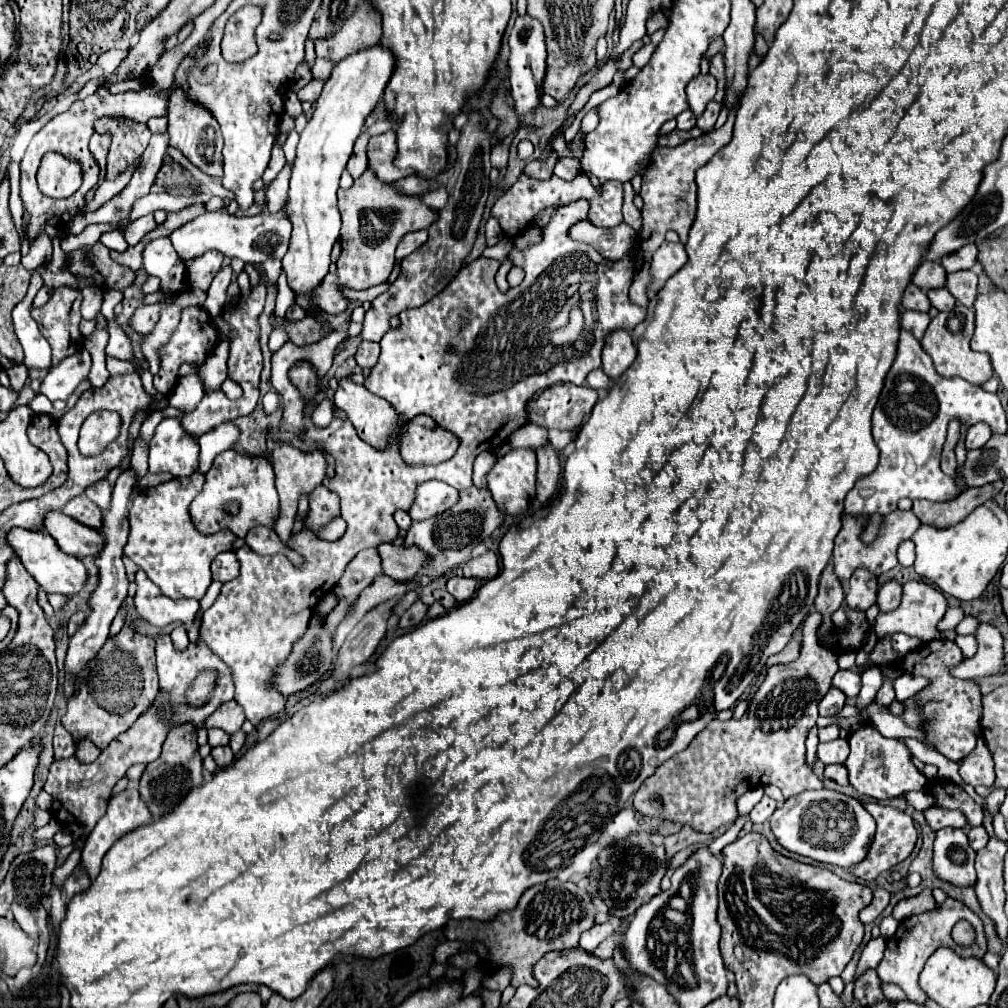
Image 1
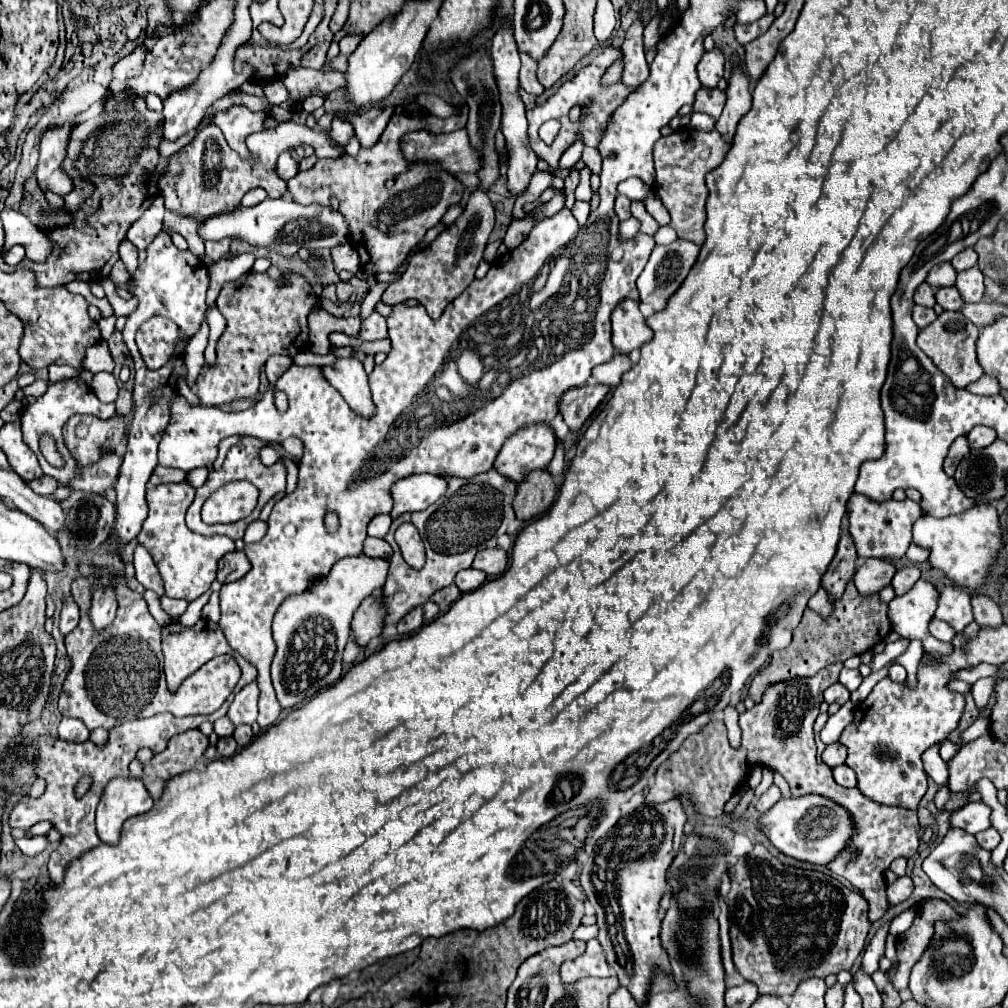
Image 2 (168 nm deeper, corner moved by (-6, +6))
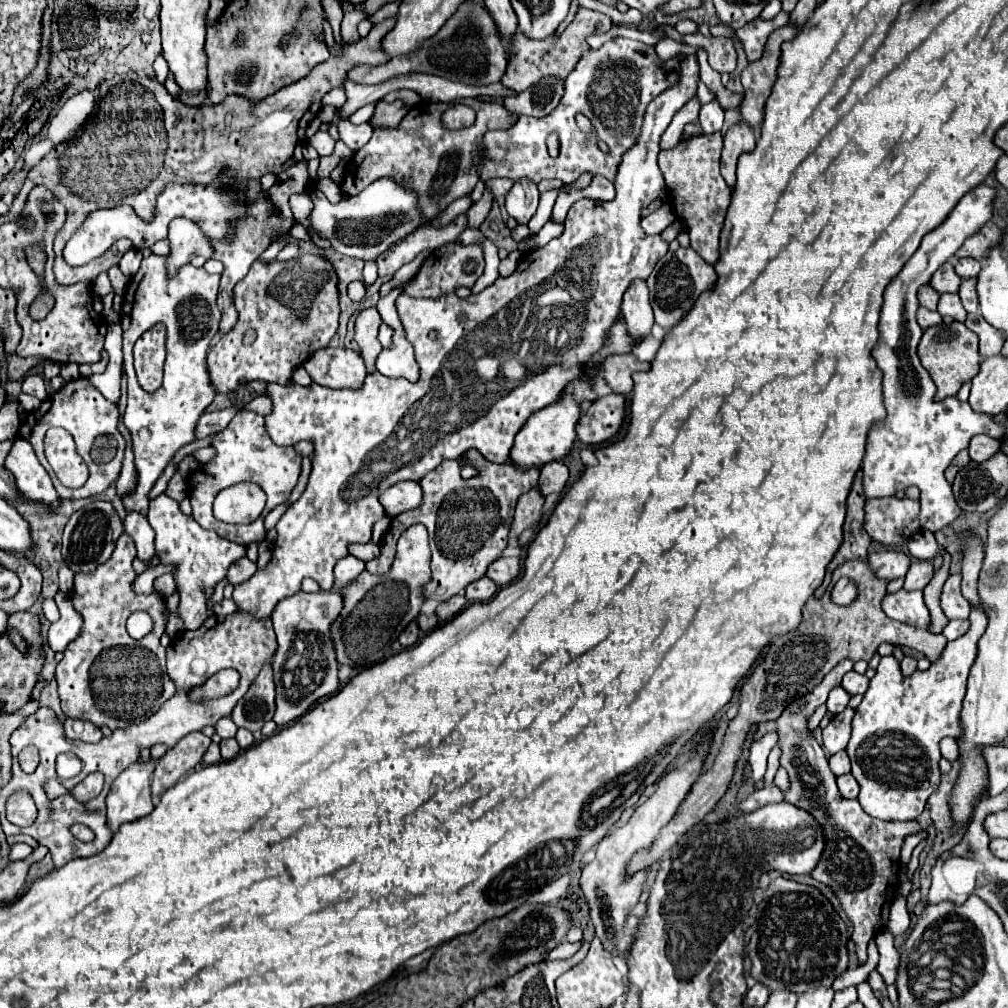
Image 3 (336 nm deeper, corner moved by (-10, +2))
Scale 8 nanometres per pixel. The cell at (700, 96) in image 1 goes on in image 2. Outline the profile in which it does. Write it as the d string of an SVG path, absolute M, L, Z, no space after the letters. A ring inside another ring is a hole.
M715 47L713 51L705 53L697 65L697 73L699 73L699 81L701 85L707 89L717 87L719 79L723 77L723 67L725 67L725 55Z

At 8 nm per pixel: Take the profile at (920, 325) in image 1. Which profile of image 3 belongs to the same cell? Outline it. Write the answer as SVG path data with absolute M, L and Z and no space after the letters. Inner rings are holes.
M919 307L917 311L917 323L921 329L929 329L933 325L941 325L941 315L937 311L929 311L925 307Z

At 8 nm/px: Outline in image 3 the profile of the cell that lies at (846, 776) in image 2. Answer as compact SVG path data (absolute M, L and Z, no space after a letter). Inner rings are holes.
M851 773L837 777L837 787L839 787L841 797L845 797L845 799L857 799L857 795L859 795L859 785Z

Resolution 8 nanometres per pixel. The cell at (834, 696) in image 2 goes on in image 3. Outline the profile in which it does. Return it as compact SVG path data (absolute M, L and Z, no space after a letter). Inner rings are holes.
M835 687L831 693L829 693L829 699L827 699L827 709L829 709L829 713L833 713L833 715L837 715L837 713L841 713L847 705L849 705L849 699L851 699L851 695L843 689L843 687Z

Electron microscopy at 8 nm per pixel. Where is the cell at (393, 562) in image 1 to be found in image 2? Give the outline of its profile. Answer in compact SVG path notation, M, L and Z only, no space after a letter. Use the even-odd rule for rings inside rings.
M367 537L363 543L363 551L369 557L383 557L383 559L389 559L389 553L393 553L391 545L383 539L377 539L377 537Z

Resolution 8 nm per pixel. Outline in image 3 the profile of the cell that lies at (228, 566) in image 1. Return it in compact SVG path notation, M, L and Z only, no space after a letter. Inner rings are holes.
M247 557L235 561L231 567L229 567L229 573L227 573L227 579L231 585L237 585L237 583L243 583L247 581L249 577L253 577L253 573L257 571L257 565L251 563Z

